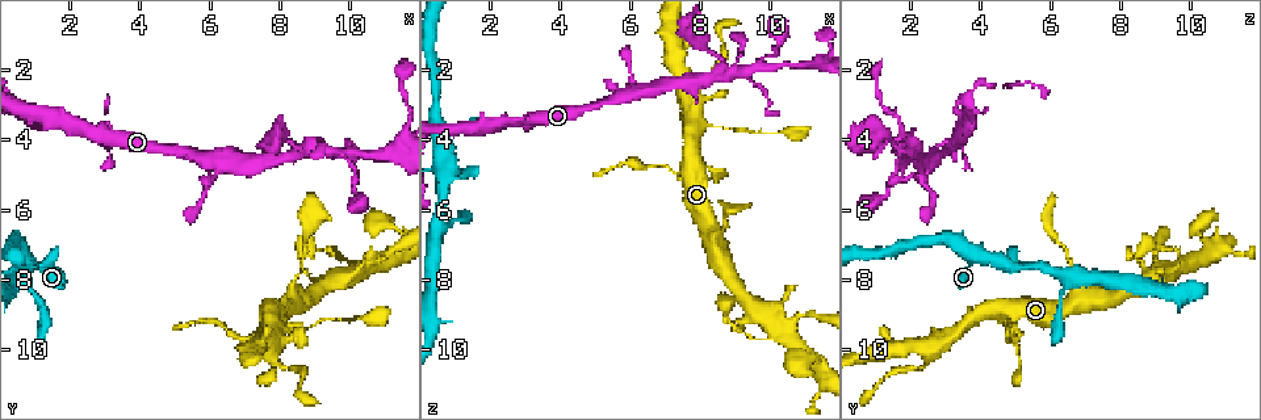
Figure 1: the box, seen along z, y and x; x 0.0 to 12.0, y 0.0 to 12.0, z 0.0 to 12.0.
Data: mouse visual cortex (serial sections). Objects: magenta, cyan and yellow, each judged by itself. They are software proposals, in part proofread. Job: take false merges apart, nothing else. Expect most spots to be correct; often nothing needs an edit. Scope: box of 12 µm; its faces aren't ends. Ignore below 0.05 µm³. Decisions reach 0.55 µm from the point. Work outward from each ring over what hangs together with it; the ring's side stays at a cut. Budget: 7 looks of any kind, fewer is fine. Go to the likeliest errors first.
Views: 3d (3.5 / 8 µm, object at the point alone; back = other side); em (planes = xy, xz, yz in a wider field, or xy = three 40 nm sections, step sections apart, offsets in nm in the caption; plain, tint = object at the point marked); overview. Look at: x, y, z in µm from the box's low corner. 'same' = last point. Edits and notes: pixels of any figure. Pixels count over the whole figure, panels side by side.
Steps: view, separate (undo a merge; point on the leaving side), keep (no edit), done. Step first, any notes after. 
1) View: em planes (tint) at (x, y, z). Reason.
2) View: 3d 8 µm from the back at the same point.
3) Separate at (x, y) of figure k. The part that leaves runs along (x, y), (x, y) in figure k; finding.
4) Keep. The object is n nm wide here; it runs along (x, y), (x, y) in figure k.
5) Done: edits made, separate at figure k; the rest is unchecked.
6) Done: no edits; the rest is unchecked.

View: 3d 3.5 µm at (7.3, 9.4, 4.9). Narrows sharply.

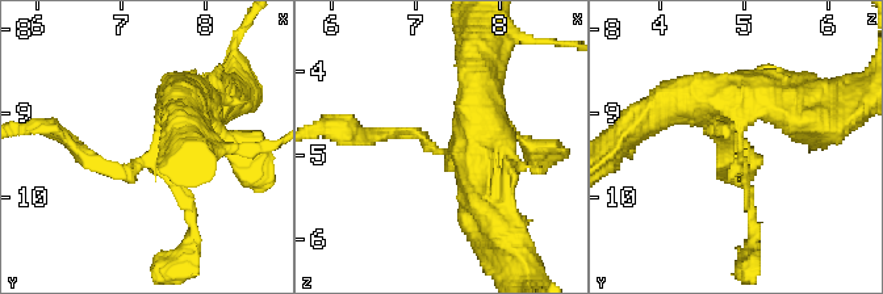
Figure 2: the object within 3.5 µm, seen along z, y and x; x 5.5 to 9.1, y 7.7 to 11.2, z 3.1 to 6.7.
View: em xy step 3 (tint) at (7.30, 9.45, 4.95). The arms are 150, 500 nm wide; need the tissue.

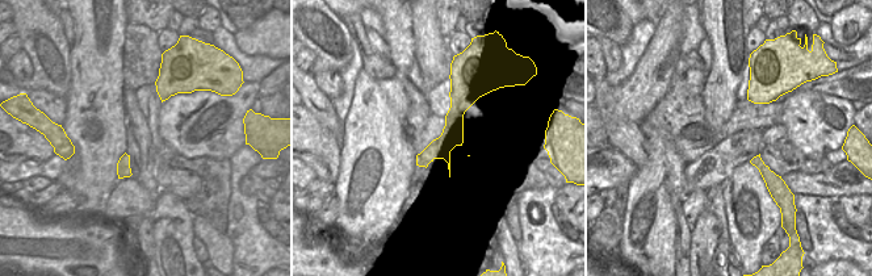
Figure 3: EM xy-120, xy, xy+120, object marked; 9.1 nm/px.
Keep. It runs along (189, 97), (128, 173), (75, 150) in figure 2; one cell here.

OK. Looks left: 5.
View: 3d 3.5 µm from the back at (9.6, 4.3, 2.0). Looks like a crossing.

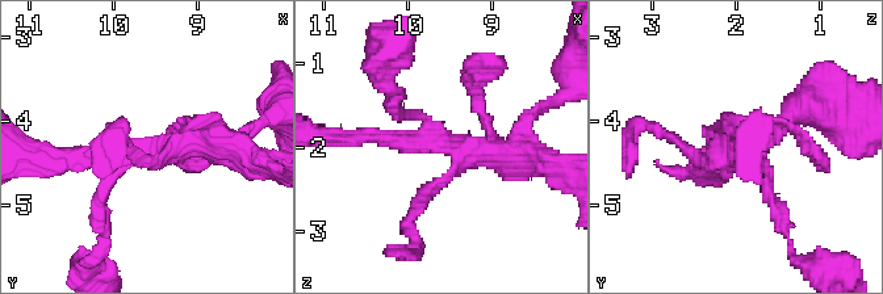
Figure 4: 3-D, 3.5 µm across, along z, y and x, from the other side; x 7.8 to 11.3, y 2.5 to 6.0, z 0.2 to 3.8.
View: em xy step 5 (tint) at (9.60, 4.35, 1.90). 4 arms meet here; the arms are 150, 150, 250, 350 nm wide.

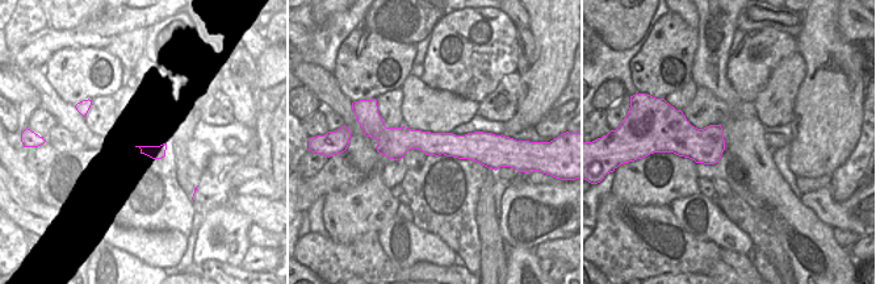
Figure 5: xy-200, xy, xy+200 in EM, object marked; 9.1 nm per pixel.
View: em planes (tint) at the same point. Cut it another way.

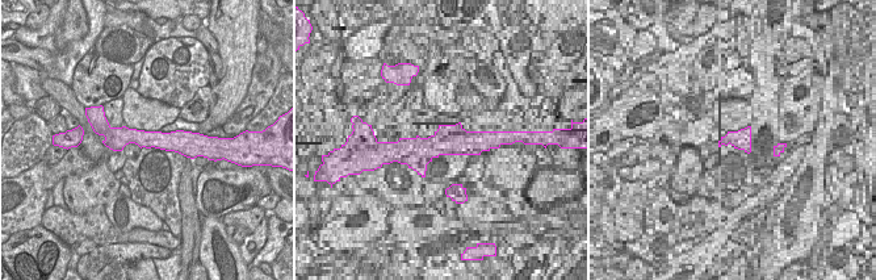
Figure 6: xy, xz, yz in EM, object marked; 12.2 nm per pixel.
Keep. The object is 220 nm wide here; it runs along (221, 150), (189, 138), (59, 163) in figure 4; all the same cell.

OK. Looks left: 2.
Done: no edits; the rest is unchecked.

